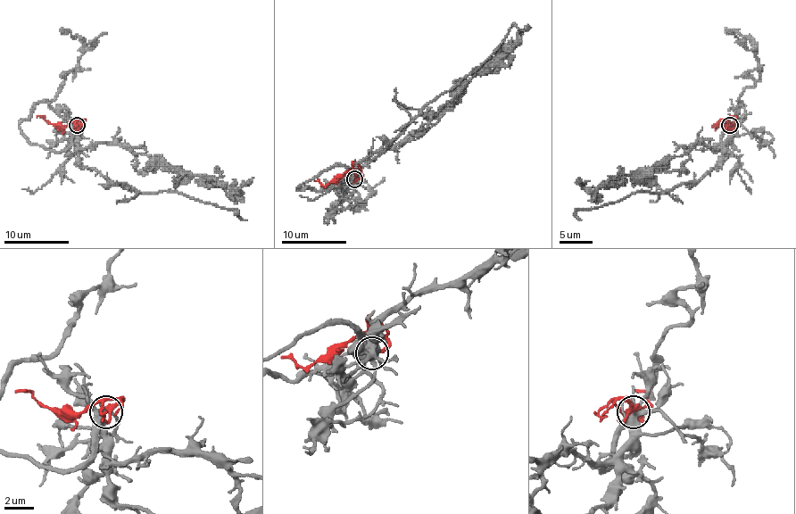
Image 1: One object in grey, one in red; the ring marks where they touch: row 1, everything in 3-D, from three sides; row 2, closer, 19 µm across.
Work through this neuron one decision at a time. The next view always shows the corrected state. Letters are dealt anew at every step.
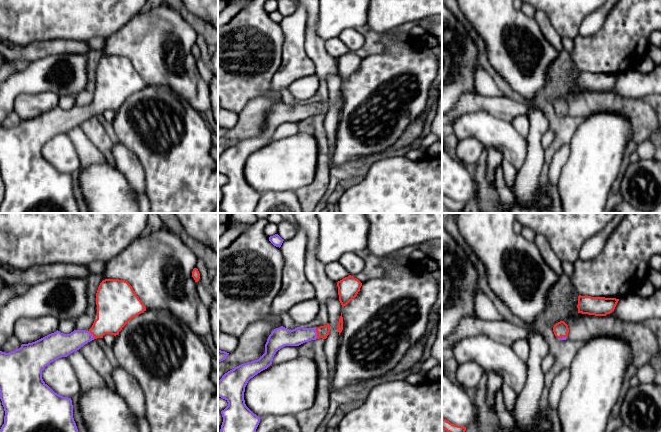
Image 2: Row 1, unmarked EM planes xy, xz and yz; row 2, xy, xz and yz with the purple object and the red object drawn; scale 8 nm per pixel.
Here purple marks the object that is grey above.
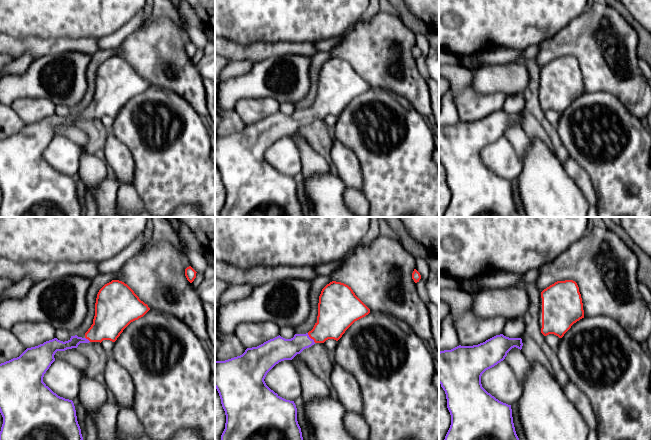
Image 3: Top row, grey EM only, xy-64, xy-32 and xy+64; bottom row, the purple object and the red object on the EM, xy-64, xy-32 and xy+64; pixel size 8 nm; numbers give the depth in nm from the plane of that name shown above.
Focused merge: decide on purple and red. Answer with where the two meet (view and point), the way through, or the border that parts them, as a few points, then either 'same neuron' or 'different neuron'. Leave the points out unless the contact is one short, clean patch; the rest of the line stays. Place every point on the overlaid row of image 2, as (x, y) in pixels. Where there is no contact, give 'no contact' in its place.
meets purple in xz at (316, 333); runs through xz (299, 335), (316, 333), (323, 331); same neuron

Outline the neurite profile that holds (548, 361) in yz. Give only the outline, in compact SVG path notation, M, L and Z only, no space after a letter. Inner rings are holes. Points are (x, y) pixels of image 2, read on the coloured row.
M550 353L543 359L542 367L543 367L543 372L545 374L550 371L550 369L552 368L554 362L555 362L555 358Z

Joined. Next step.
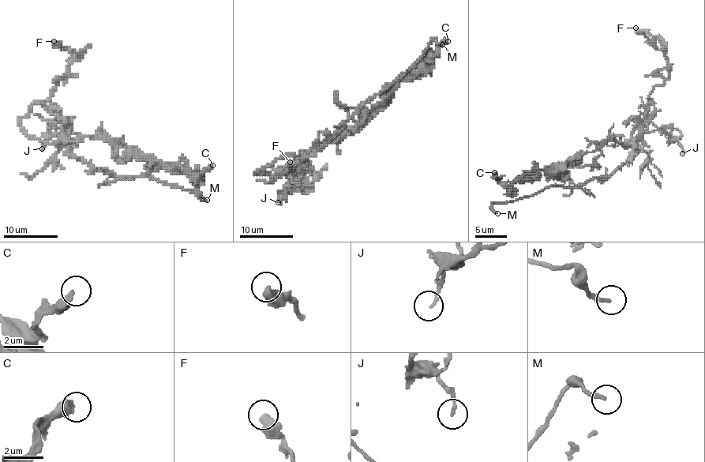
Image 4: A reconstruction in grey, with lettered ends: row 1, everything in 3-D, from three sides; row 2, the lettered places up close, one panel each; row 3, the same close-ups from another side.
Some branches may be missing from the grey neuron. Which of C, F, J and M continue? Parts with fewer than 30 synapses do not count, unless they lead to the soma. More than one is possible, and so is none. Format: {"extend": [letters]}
{"extend": ["M"]}

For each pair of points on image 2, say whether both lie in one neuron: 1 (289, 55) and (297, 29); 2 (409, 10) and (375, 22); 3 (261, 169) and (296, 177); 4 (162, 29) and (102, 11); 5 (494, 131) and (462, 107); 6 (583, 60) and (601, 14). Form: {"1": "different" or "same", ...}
{"1": "same", "2": "same", "3": "same", "4": "different", "5": "different", "6": "different"}

